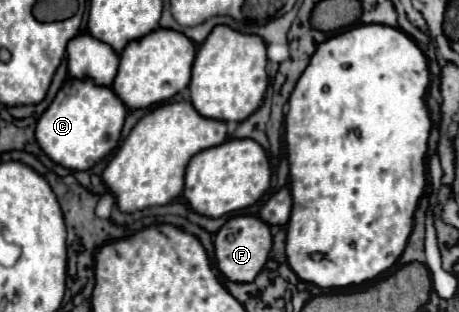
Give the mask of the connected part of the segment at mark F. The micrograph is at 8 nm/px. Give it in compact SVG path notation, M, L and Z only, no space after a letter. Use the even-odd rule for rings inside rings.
M237 215L231 217L215 235L215 261L217 269L235 283L249 283L257 277L257 273L263 269L269 251L271 251L271 231L269 225L263 223L259 217L253 215Z

